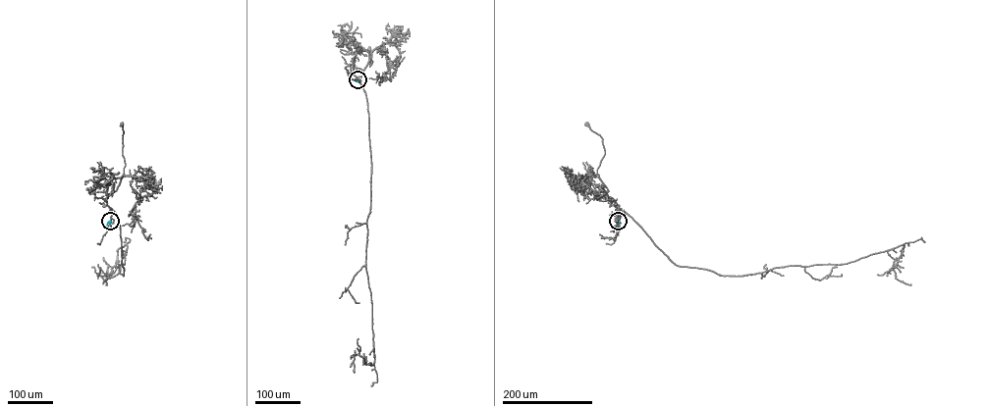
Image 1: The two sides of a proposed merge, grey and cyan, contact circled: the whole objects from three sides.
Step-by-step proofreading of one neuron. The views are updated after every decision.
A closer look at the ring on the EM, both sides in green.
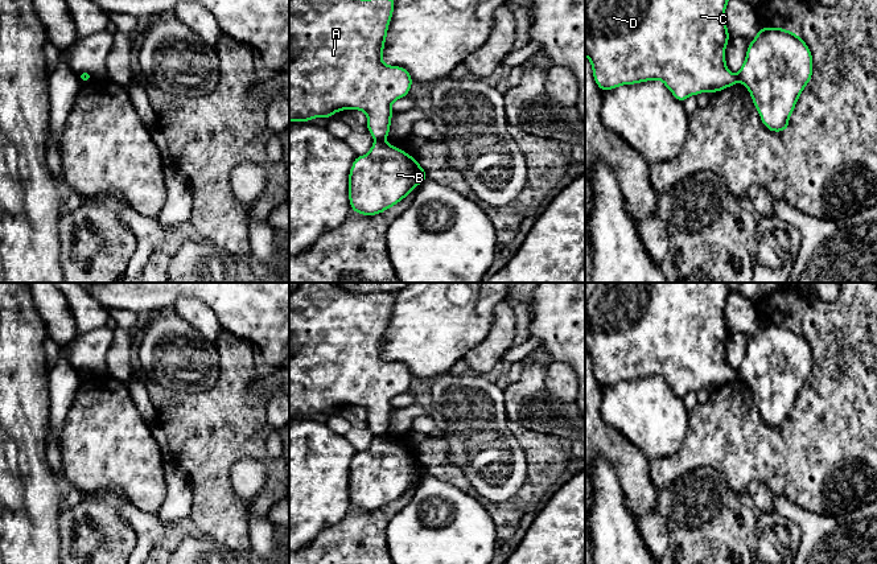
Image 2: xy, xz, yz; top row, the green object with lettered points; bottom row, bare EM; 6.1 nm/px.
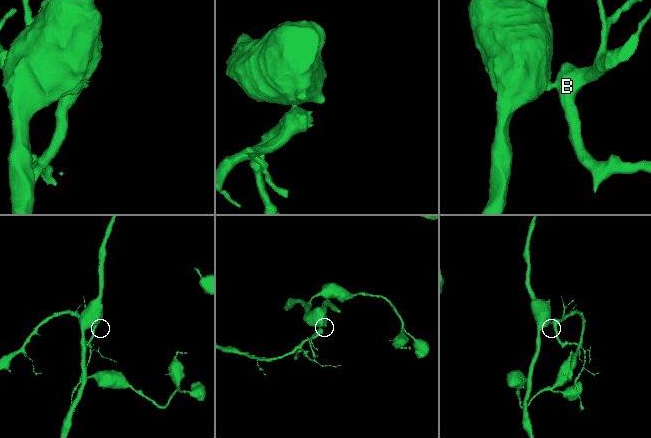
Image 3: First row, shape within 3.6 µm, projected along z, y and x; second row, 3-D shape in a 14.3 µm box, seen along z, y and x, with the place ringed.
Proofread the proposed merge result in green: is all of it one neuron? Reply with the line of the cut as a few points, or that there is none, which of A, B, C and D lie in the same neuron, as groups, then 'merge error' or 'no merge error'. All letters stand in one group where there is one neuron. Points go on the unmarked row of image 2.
cut in xz along (382, 435), (377, 437); A C D / B; merge error

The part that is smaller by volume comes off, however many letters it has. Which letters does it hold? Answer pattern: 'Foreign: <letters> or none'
Foreign: B

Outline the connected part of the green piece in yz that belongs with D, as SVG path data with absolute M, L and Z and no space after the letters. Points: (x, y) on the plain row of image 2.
M585 283L585 351L598 384L659 375L683 399L689 391L734 382L738 375L725 359L730 333L725 318L729 295L728 283Z

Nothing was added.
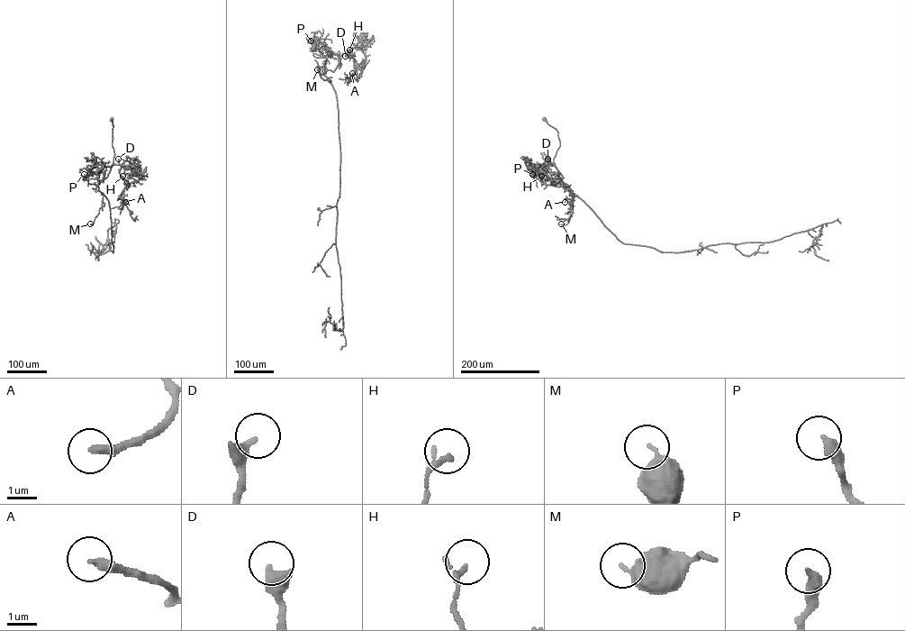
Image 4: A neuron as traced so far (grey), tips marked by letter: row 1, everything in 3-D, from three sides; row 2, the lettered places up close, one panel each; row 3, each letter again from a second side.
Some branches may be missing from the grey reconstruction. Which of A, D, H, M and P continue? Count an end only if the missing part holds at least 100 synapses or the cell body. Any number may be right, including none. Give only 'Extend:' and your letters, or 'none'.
Extend: none

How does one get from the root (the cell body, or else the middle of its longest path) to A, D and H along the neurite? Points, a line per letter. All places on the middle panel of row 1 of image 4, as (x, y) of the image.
A: (339, 53), (339, 68), (343, 53), (354, 48), (363, 52), (364, 63), (348, 80), (352, 73)
D: (339, 53), (339, 68), (340, 56), (347, 51), (345, 56)
H: (339, 53), (339, 68), (343, 53), (354, 48), (362, 50), (366, 59), (356, 70), (349, 50)

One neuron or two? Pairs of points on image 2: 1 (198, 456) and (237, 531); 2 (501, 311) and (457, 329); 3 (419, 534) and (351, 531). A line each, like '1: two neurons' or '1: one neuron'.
1: one neuron
2: two neurons
3: two neurons

